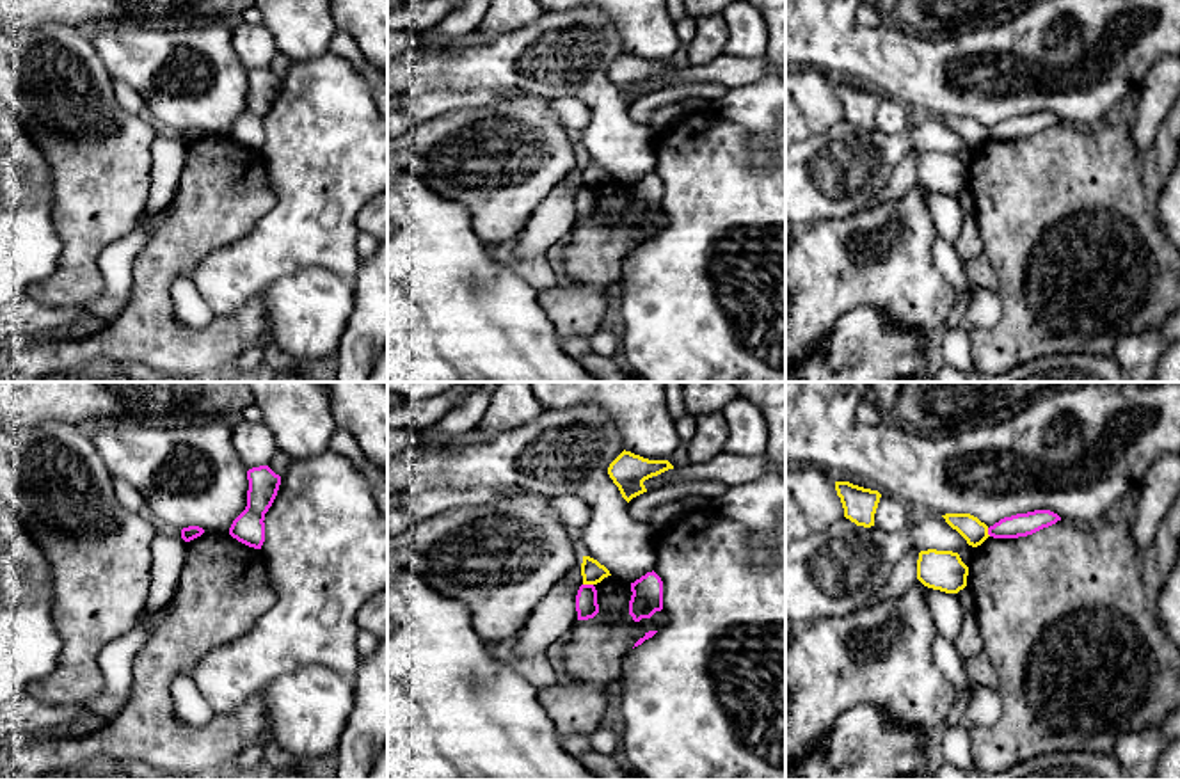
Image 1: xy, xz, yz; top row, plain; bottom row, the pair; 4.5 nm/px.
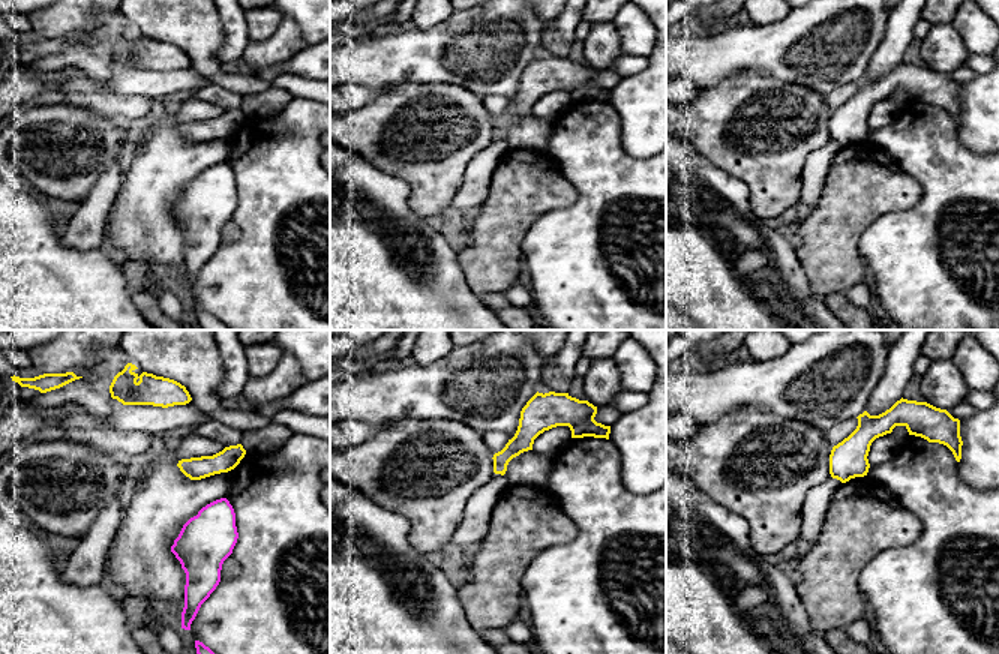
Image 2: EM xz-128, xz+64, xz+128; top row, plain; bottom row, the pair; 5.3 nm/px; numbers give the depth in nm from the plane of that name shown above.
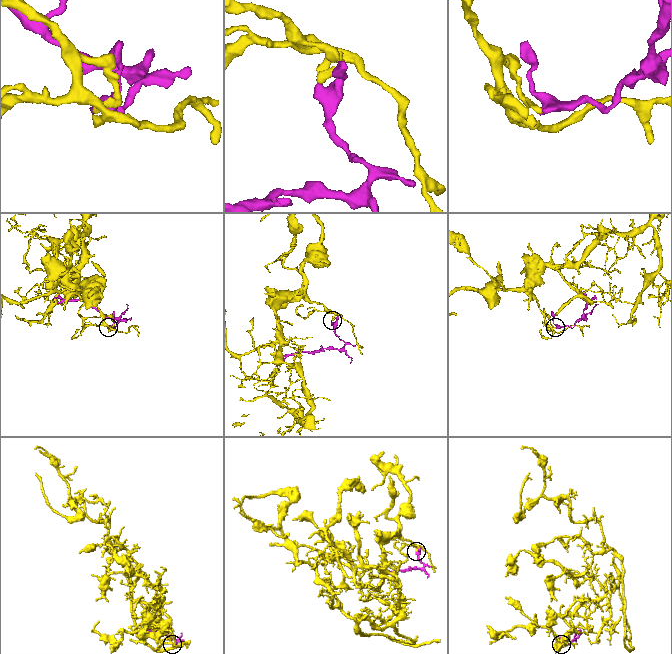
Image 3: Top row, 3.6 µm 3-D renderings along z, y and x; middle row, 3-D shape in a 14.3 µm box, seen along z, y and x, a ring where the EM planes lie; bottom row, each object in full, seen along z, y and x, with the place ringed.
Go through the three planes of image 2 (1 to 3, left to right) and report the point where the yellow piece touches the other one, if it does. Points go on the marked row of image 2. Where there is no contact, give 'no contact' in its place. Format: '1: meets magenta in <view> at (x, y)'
1: no contact
2: no contact
3: no contact

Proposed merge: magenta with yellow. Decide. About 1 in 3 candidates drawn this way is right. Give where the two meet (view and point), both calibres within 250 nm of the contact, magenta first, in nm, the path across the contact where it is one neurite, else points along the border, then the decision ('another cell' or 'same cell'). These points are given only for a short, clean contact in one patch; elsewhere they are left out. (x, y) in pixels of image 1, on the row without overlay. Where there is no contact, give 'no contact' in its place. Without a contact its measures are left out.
meets magenta in xz at (589, 187); 100 nm thick on the magenta side, 100 nm on the other; border along xz (583, 185), (592, 187); another cell

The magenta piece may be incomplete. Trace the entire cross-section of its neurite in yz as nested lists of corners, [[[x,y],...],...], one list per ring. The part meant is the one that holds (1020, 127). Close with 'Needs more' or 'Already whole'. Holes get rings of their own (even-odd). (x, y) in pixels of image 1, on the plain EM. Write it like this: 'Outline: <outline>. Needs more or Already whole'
Outline: [[[1034,112],[1027,115],[1017,115],[1004,119],[988,130],[988,137],[993,140],[1018,140],[1032,137],[1043,130],[1048,130],[1061,123],[1061,119],[1050,112]]]. Already whole

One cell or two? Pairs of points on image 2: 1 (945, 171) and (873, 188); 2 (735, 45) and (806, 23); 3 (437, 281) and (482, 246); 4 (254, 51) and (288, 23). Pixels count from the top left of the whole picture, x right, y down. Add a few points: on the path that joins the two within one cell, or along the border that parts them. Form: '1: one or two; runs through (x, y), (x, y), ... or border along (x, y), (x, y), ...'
1: two; border along (887, 156), (921, 189), (921, 197), (909, 209)
2: one; runs through (753, 45), (783, 45), (788, 41)
3: two; border along (458, 249), (458, 263), (468, 285), (477, 294)
4: one; runs through (264, 51), (284, 33)

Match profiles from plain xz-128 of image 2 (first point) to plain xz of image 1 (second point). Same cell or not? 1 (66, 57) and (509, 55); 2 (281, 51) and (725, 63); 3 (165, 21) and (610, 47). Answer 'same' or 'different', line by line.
1: different
2: different
3: different

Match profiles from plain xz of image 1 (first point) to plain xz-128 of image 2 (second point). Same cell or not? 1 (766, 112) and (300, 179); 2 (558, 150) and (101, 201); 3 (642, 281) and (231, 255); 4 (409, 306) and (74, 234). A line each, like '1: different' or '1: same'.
1: different
2: different
3: same
4: different

